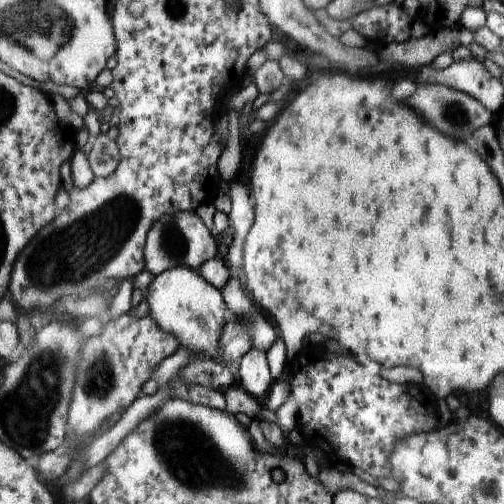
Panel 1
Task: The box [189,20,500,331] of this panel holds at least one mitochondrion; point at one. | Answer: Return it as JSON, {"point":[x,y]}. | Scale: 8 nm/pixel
{"point":[454,116]}

